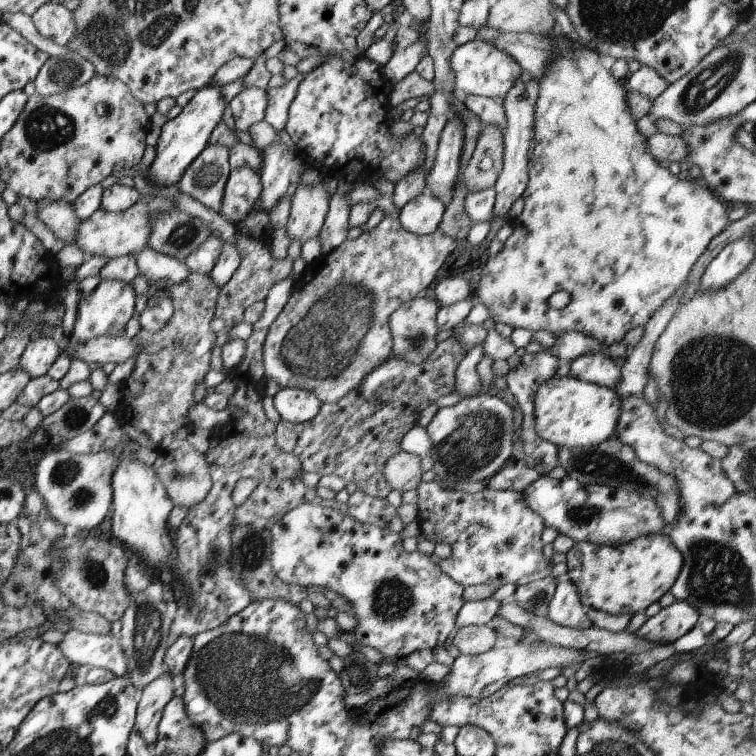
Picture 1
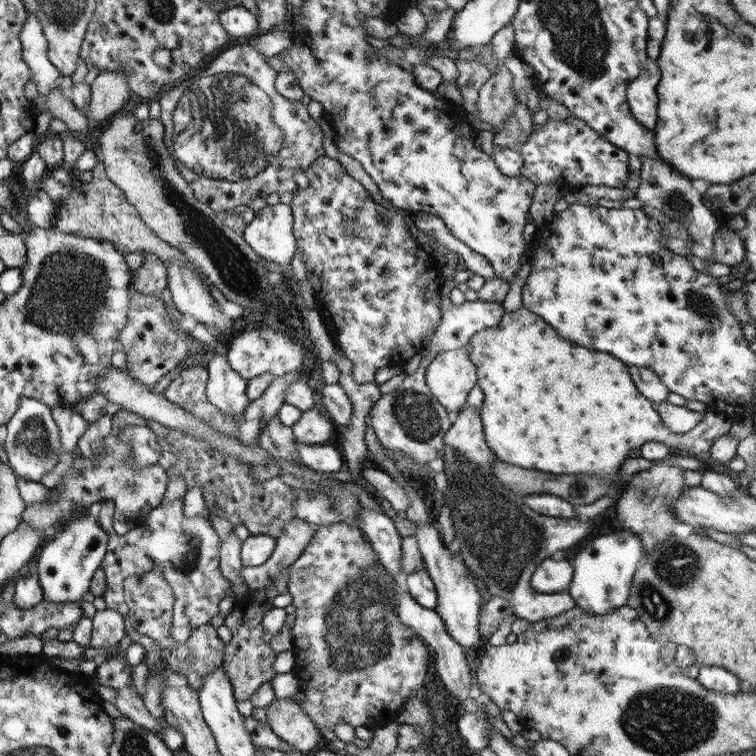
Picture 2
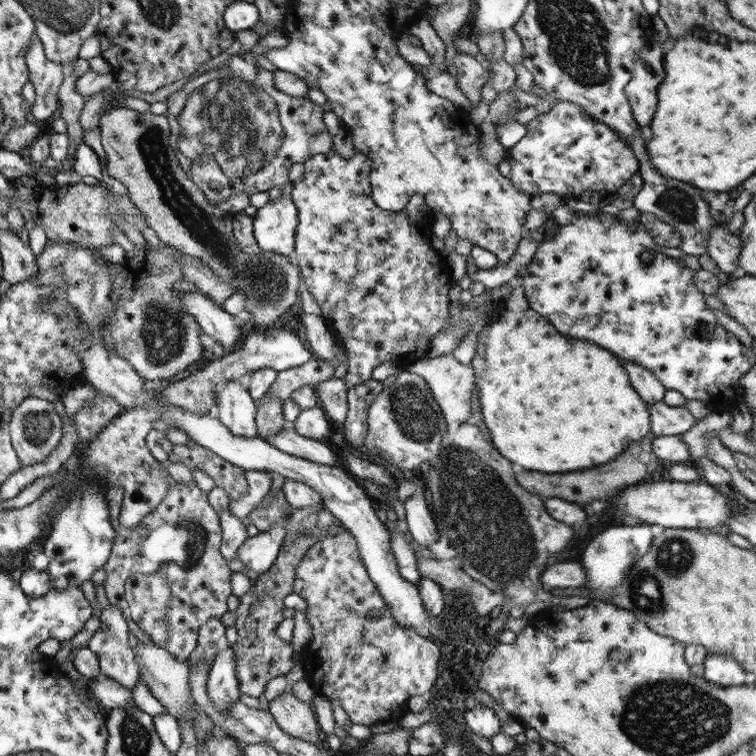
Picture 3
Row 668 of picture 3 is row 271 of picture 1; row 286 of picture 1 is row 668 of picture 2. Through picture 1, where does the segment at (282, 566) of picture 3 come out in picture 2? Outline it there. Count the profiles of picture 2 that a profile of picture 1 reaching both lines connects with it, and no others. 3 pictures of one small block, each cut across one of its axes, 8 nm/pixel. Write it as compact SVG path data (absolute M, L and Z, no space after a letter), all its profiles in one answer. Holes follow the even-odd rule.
M288 566L282 570L272 580L272 583L263 591L249 591L244 596L242 603L235 605L234 610L225 616L223 625L229 628L231 639L224 644L224 653L220 667L230 682L233 698L237 702L247 700L251 694L258 690L264 682L270 681L276 672L272 669L272 664L276 659L277 652L273 652L268 643L261 639L262 626L260 623L262 614L274 608L272 606L275 595L287 591Z

